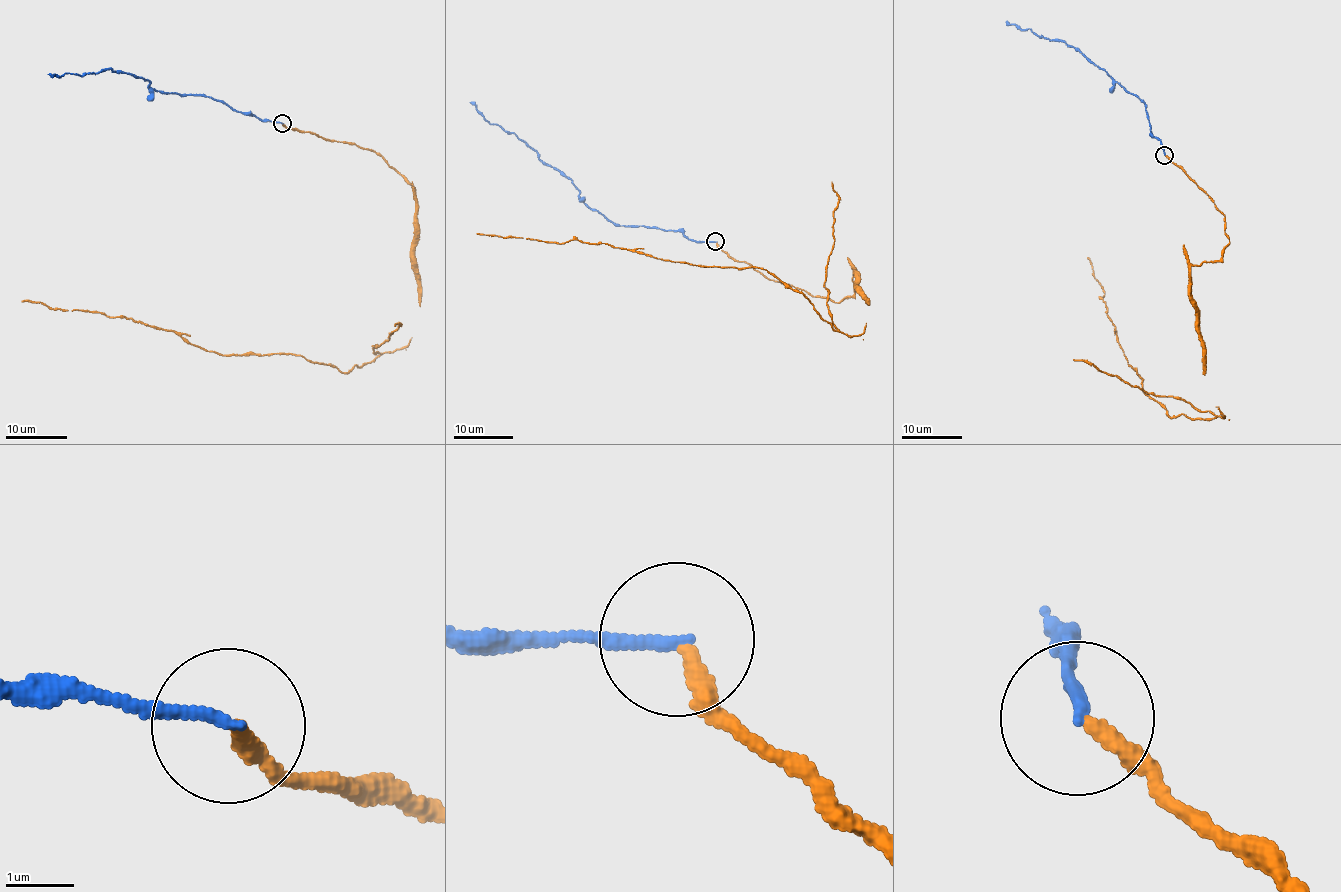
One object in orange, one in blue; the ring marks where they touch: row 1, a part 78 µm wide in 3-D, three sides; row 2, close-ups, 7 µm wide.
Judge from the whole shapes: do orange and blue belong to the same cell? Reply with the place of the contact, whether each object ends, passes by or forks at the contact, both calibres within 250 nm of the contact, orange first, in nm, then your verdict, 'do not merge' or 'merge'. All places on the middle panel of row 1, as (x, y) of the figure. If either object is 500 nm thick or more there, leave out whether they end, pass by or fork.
at (715, 241); orange ends there; blue ends there; 260 nm thick on the orange side, 180 nm on the other; merge

